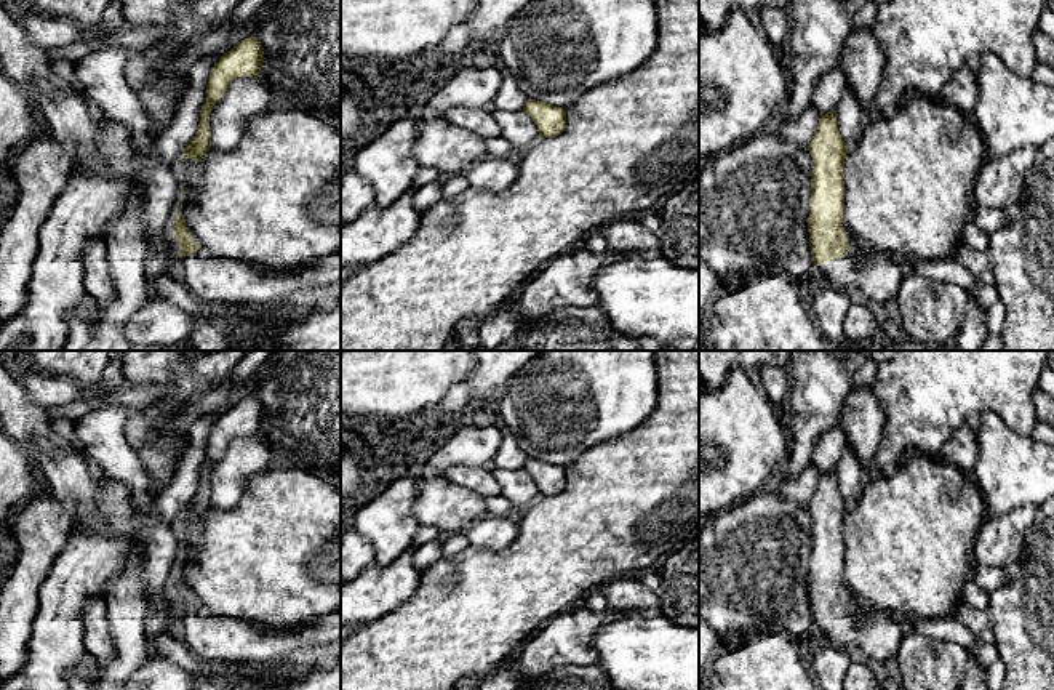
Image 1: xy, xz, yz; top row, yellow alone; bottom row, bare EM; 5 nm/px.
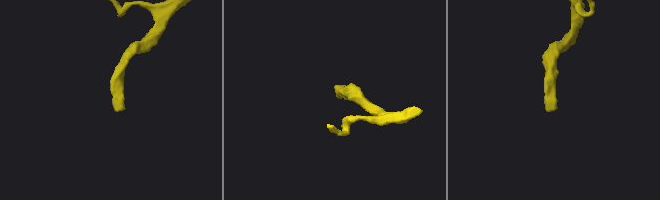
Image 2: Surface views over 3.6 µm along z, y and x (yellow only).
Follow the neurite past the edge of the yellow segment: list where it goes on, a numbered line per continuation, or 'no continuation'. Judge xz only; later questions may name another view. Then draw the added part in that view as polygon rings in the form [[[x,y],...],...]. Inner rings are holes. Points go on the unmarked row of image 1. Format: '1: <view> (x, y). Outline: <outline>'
no continuation

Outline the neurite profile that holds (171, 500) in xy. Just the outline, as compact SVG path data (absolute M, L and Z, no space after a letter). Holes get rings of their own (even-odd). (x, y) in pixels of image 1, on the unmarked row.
M205 415L192 423L189 431L190 447L179 459L171 482L158 493L157 504L149 519L150 524L171 524L195 495L208 439L219 416Z

